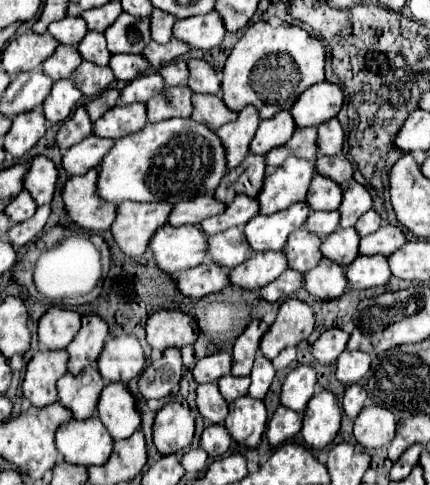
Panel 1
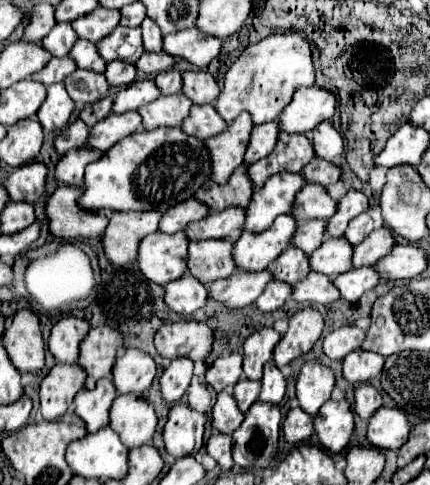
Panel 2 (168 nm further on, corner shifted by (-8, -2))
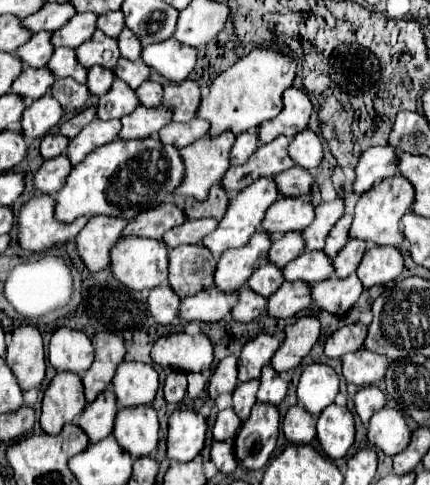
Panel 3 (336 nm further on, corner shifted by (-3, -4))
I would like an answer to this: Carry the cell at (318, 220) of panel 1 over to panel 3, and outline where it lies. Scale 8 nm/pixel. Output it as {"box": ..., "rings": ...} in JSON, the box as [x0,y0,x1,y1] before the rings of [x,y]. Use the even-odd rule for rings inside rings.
{"box":[269,232,303,268],"rings":[[[287,232],[271,242],[269,262],[283,268],[287,262],[295,260],[303,252],[303,238],[299,232]]]}

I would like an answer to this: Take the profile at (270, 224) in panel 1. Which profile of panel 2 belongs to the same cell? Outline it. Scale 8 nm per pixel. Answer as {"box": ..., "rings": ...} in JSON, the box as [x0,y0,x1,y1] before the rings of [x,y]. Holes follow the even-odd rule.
{"box":[232,214,296,270],"rings":[[[284,214],[276,218],[276,222],[268,230],[260,234],[242,232],[242,236],[238,238],[232,250],[236,258],[236,266],[244,270],[268,268],[288,248],[294,230],[296,230],[296,218]]]}

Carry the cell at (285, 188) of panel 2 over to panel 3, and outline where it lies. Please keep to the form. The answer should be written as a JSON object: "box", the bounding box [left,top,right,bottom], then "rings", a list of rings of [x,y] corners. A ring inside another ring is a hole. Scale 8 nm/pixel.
{"box":[203,178,279,258],"rings":[[[259,178],[255,180],[253,184],[249,184],[247,188],[243,188],[237,196],[233,196],[229,200],[229,206],[227,206],[227,212],[225,216],[219,220],[219,226],[207,234],[203,238],[203,246],[207,246],[211,250],[211,254],[217,258],[221,256],[225,250],[231,250],[231,248],[241,248],[249,242],[251,234],[259,228],[263,216],[265,216],[265,210],[279,198],[279,192],[275,188],[275,182],[273,178]]]}

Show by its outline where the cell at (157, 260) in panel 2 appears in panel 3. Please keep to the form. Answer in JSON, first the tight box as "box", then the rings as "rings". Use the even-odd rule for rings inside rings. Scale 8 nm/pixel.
{"box":[111,236,167,292],"rings":[[[127,236],[111,248],[113,276],[129,290],[145,292],[167,282],[167,246],[161,240]]]}

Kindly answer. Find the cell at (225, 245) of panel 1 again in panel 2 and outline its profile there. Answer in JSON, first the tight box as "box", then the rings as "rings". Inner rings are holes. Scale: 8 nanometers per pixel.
{"box":[188,240,236,284],"rings":[[[204,240],[192,242],[188,252],[188,268],[204,284],[210,284],[218,278],[228,278],[236,270],[232,258],[232,242],[228,240]]]}

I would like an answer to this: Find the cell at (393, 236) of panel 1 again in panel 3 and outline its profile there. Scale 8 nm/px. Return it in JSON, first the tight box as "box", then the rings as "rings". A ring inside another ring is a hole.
{"box":[333,240,367,278],"rings":[[[349,240],[345,248],[333,258],[333,268],[339,278],[347,278],[349,274],[355,272],[359,258],[363,258],[365,254],[365,246],[367,244],[363,240]]]}

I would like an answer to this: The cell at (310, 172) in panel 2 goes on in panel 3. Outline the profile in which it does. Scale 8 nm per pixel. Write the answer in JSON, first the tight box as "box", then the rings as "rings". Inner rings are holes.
{"box":[275,166,313,198],"rings":[[[295,166],[279,176],[275,176],[275,184],[279,188],[279,194],[289,196],[289,198],[307,198],[307,194],[311,192],[311,184],[313,184],[313,176]]]}

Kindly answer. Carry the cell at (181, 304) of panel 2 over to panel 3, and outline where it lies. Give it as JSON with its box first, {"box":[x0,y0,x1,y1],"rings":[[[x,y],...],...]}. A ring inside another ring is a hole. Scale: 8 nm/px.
{"box":[147,284,181,324],"rings":[[[161,284],[159,288],[153,288],[147,296],[149,312],[159,324],[173,324],[177,320],[179,302],[181,302],[179,296],[167,284]]]}

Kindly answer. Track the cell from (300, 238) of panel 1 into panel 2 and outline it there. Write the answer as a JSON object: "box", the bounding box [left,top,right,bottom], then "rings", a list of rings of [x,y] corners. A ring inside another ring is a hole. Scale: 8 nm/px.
{"box":[274,246,310,284],"rings":[[[288,246],[288,250],[284,250],[284,254],[280,254],[280,258],[276,258],[274,264],[274,278],[282,280],[282,282],[290,282],[296,284],[300,280],[304,280],[308,276],[310,268],[308,268],[308,256],[296,248],[296,246]]]}

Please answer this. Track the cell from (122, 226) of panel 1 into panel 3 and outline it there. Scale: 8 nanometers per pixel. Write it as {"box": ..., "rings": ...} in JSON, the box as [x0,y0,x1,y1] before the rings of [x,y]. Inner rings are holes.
{"box":[75,216,127,272],"rings":[[[93,216],[79,236],[75,236],[77,254],[91,272],[99,272],[109,266],[109,250],[121,238],[125,224],[127,220],[121,218]]]}

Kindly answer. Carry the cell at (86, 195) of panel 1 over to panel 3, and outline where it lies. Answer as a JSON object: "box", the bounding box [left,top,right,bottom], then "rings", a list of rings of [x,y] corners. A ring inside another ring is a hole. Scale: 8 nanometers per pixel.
{"box":[17,194,87,252],"rings":[[[47,194],[33,196],[21,206],[17,220],[17,242],[23,250],[41,252],[55,244],[73,240],[87,224],[87,218],[79,218],[71,224],[61,224],[53,218],[55,200]]]}

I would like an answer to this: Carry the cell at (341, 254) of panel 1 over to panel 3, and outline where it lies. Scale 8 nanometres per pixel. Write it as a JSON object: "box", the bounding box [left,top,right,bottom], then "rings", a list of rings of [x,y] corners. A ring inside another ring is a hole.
{"box":[283,250,335,282],"rings":[[[321,250],[315,252],[303,252],[301,256],[297,256],[295,260],[291,260],[287,266],[283,266],[283,278],[287,282],[319,282],[319,280],[327,280],[335,276],[333,266],[331,266],[331,258],[327,258]]]}

